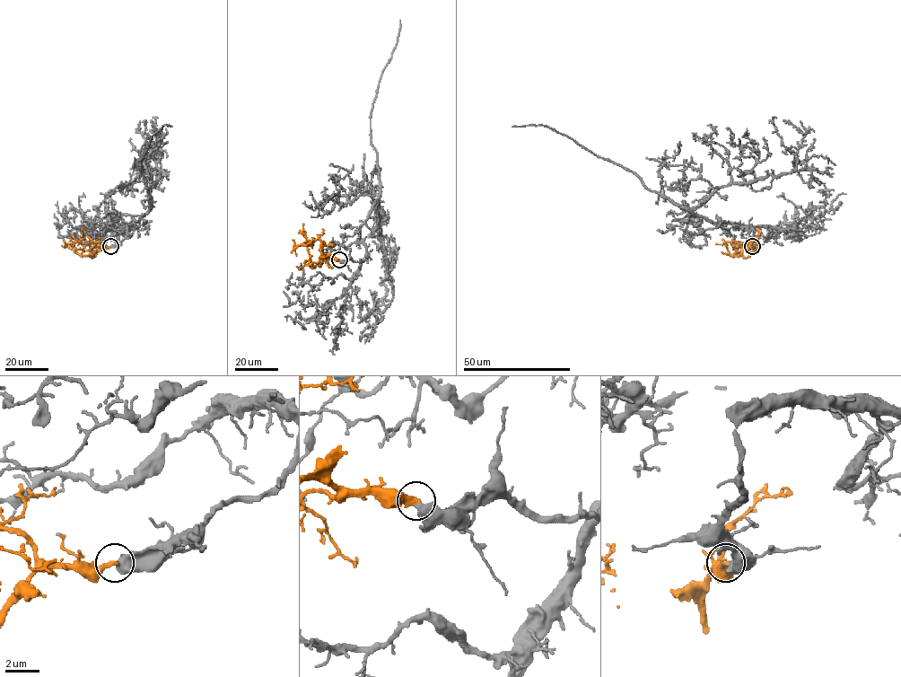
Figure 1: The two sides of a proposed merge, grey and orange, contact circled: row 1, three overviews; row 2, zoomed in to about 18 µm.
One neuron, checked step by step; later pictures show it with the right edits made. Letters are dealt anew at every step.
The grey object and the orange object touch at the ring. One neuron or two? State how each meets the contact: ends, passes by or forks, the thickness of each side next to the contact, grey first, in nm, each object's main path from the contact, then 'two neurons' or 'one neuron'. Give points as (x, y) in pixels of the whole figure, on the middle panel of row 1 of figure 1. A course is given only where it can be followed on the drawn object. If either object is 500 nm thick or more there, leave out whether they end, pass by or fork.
grey ends; orange ends; calibres 480 and 380 nm; course grey (339, 259), (364, 259), (360, 225), (380, 190), (371, 114), (397, 43), (399, 20); course orange (339, 259), (326, 259), (316, 266), (312, 264), (302, 232), (303, 223); one neuron

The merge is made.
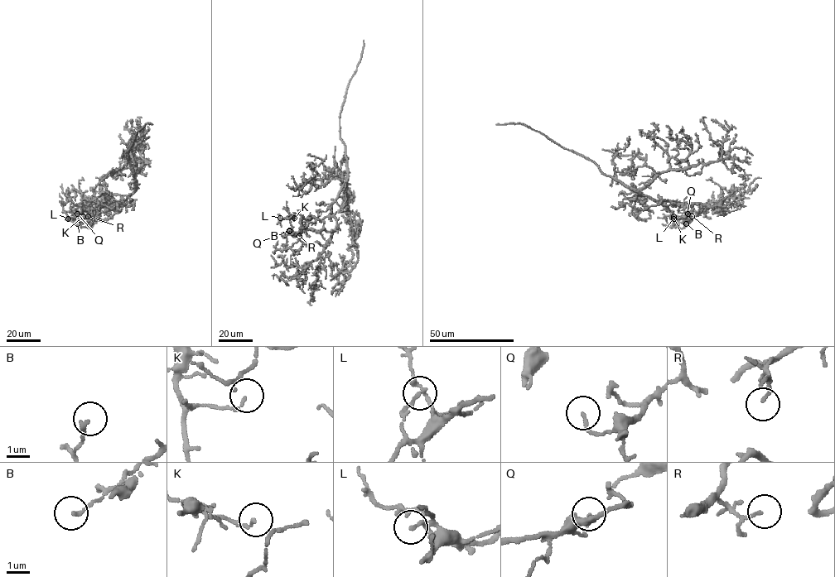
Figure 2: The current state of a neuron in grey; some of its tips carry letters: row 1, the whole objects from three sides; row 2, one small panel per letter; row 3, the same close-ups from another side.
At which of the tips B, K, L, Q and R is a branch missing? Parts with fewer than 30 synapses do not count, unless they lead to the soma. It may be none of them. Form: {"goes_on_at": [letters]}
{"goes_on_at": []}

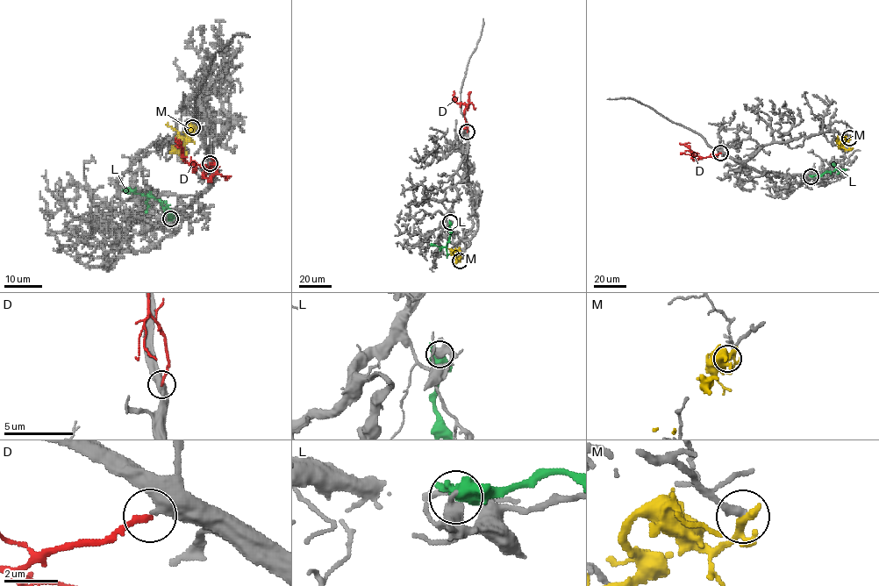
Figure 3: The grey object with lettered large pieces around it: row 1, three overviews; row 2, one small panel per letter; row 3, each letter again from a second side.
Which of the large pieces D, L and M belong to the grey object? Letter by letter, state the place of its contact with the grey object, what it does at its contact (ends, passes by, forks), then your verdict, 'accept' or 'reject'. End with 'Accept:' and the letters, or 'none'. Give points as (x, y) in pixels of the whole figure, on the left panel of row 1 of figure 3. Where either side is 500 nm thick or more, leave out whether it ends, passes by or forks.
D: meets grey at (210, 163); it ends there; accept
L: meets grey at (170, 218); reject
M: meets grey at (192, 127); it passes by; reject
Accept: D

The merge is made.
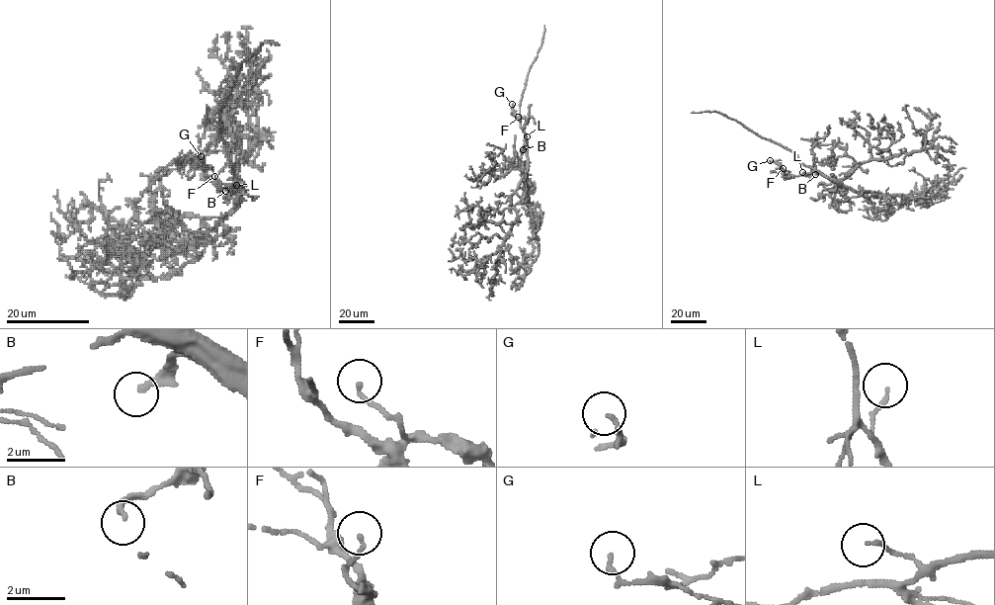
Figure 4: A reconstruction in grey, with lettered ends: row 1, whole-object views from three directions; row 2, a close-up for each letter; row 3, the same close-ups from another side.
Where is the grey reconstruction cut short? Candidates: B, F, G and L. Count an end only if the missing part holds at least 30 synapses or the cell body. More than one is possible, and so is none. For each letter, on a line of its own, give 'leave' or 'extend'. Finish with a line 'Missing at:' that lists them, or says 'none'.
B: extend
F: leave
G: leave
L: leave
Missing at: B

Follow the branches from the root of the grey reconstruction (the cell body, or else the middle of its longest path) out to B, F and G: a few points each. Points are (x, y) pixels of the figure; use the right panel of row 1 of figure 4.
B: (839, 182), (818, 172), (815, 174)
F: (839, 182), (815, 171), (791, 176), (784, 172), (783, 168)
G: (839, 182), (815, 171), (791, 176), (770, 160)

